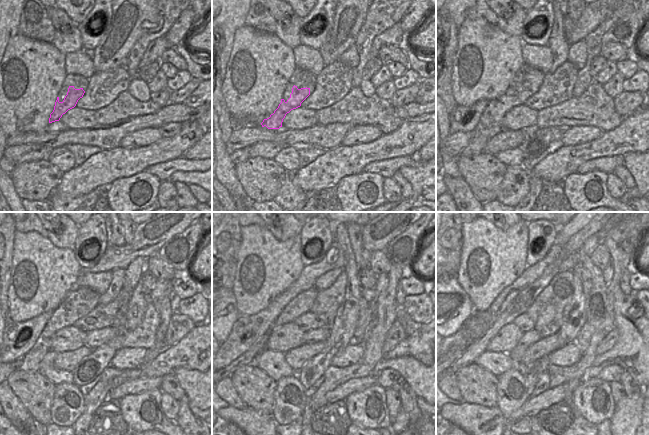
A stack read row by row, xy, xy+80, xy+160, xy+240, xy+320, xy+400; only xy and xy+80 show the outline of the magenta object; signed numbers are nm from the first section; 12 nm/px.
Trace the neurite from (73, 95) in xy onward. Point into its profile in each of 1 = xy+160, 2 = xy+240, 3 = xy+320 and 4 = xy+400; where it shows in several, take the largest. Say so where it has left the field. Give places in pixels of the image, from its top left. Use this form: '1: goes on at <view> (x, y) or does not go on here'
1: goes on at xy+160 (524, 92)
2: goes on at xy+240 (74, 315)
3: goes on at xy+320 (248, 357)
4: goes on at xy+400 (526, 297)

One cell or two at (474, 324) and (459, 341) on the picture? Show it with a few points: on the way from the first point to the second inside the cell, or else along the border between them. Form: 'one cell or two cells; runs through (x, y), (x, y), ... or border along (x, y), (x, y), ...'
one cell; runs through (472, 328), (463, 337)

